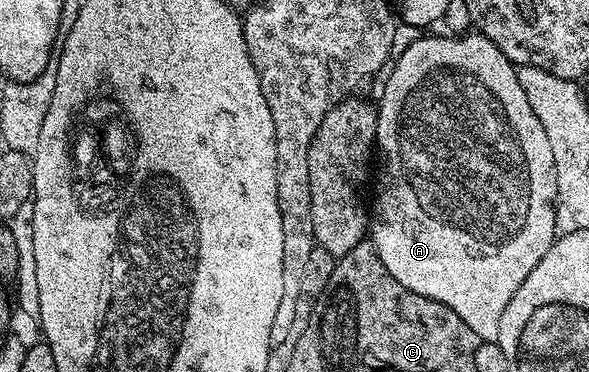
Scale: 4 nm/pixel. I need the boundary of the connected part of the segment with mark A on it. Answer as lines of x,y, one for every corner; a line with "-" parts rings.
479,31
471,32
465,37
420,37
417,41
410,42
401,51
400,58
398,58
398,53
395,58
395,61
397,60
396,66
394,66
394,61
391,68
387,70
387,73
389,72
388,78
384,81
384,90
380,93
380,101
378,100
378,131
376,132
378,153
379,156
380,153
384,156
384,189
380,189
376,193
376,209
374,205
370,240
376,249
378,259
382,259
386,271
390,271
390,275
394,275
394,279
398,279
398,283
402,283
402,287
410,287
410,291
414,291
418,295
426,295
430,299
438,299
442,303
446,303
446,307
450,307
450,311
454,311
454,315
458,315
458,319
462,319
462,323
466,323
466,327
470,327
470,331
474,331
474,335
478,335
481,342
496,343
498,342
498,323
502,323
502,311
506,311
506,303
510,303
510,299
514,299
514,291
518,291
518,287
522,287
522,283
526,283
526,275
530,275
530,271
534,271
534,267
538,267
542,255
546,255
546,251
550,251
552,242
558,236
556,231
556,172
554,171
554,151
550,151
550,139
546,136
546,130
542,128
538,115
534,115
534,107
530,107
530,99
526,99
526,91
522,91
522,83
518,83
517,66
512,64
512,60
490,38
485,37

